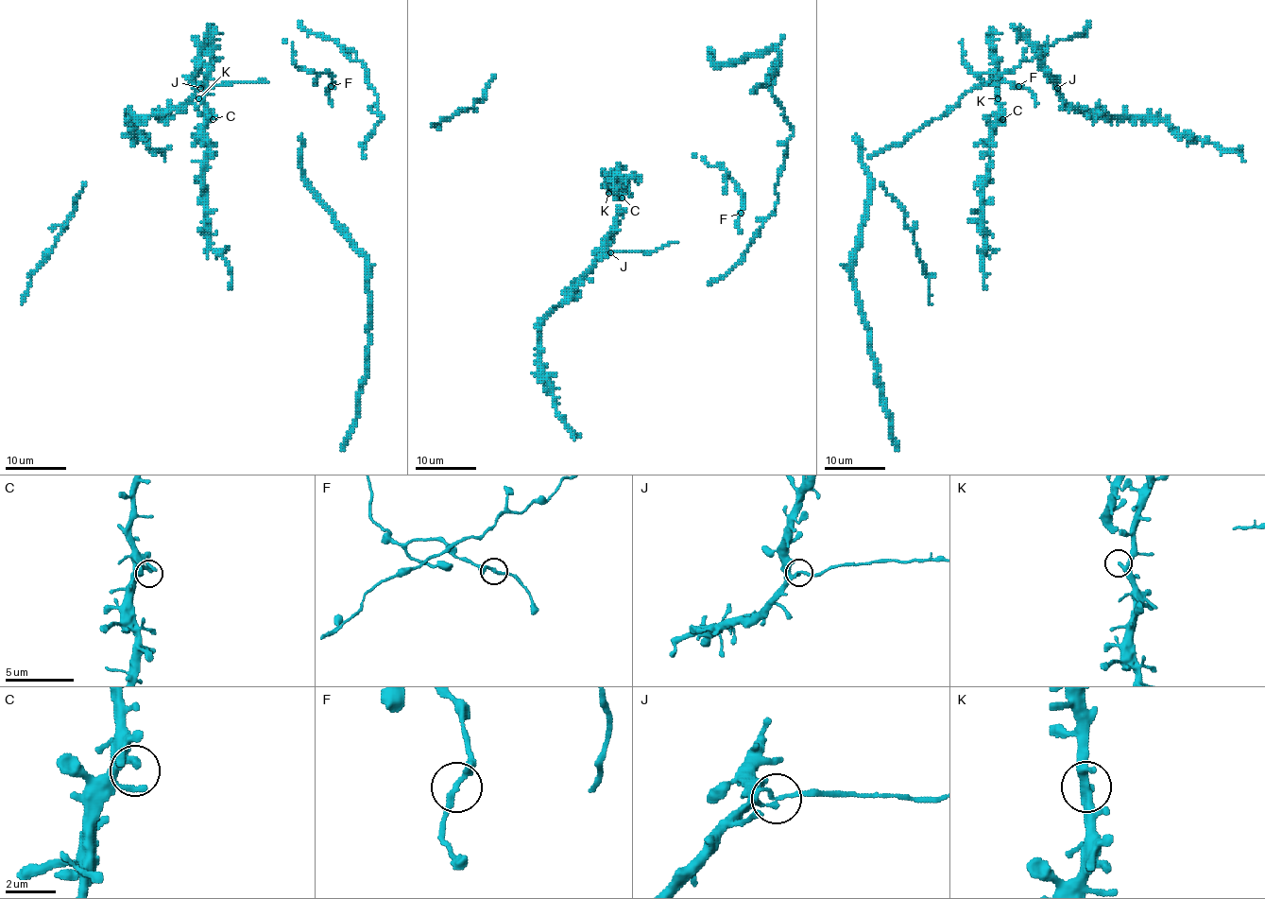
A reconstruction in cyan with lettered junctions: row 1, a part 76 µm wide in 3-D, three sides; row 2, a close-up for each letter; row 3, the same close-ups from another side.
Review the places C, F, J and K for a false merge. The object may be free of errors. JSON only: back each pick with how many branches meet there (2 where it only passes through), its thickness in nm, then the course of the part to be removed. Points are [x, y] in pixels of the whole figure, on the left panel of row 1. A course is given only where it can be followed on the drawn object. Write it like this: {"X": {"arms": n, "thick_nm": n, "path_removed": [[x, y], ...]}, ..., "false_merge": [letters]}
{"J": {"arms": 2, "thick_nm": 200, "path_removed": [[200, 87], [269, 83]]}, "false_merge": ["J"]}

